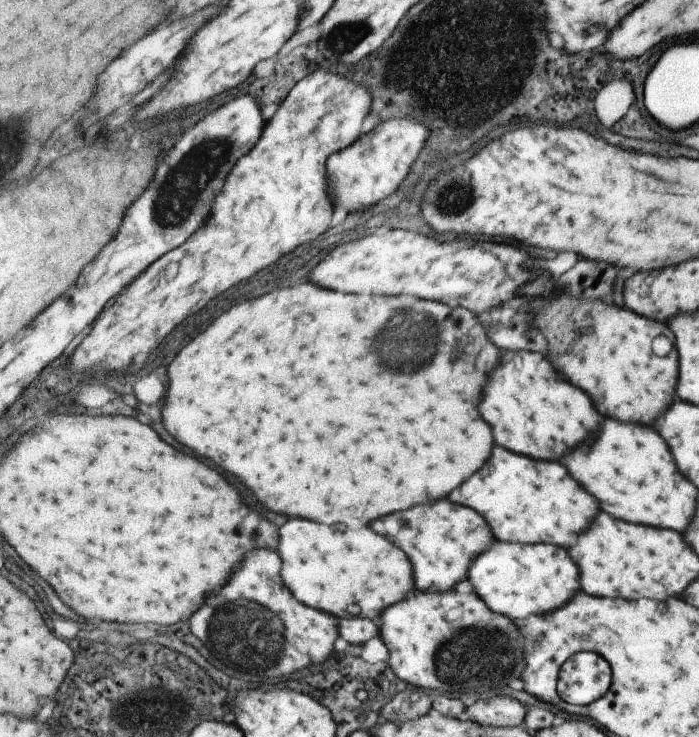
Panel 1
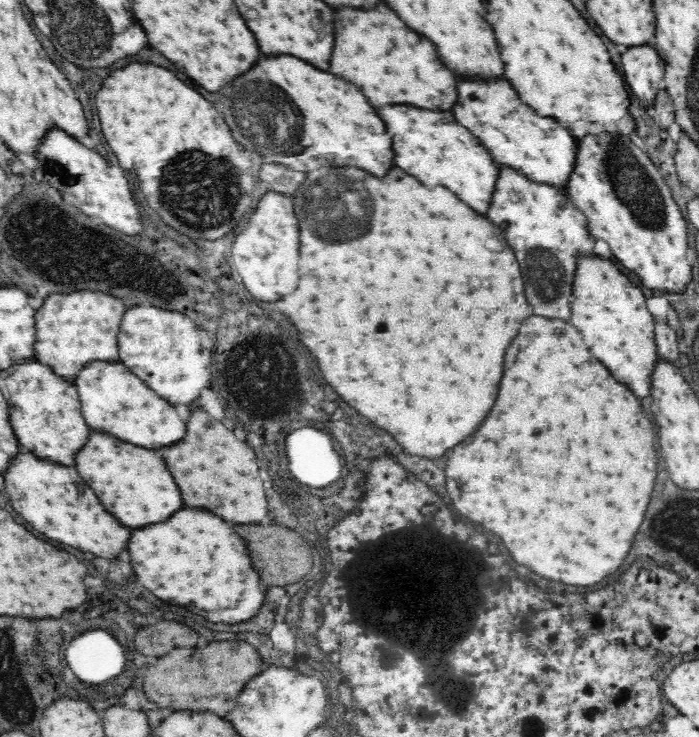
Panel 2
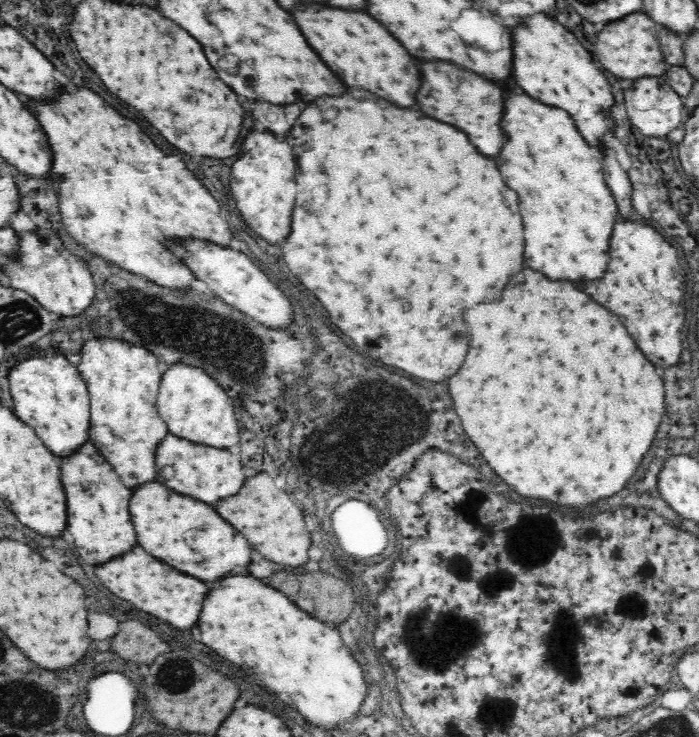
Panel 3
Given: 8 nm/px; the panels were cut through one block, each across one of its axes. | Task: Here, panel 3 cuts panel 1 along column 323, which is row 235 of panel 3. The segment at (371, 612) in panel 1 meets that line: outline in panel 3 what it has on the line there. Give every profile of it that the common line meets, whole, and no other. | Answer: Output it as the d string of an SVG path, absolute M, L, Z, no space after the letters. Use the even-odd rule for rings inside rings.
M526 92L522 94L510 94L504 100L504 116L500 120L500 126L504 130L504 134L508 136L508 142L502 146L500 154L496 156L496 166L500 168L500 174L504 178L504 182L508 182L508 186L516 192L536 192L536 194L518 194L520 198L520 214L524 218L524 260L526 266L532 266L534 270L544 270L544 274L548 274L548 278L572 278L574 282L580 282L580 278L600 278L600 270L604 270L604 262L608 262L608 238L612 236L612 226L616 222L616 206L617 202L608 188L602 170L602 161L600 157L600 150L592 150L590 144L586 142L586 138L578 132L575 119L570 118L570 114L562 108L554 108L554 106L546 106L534 98L530 98Z

